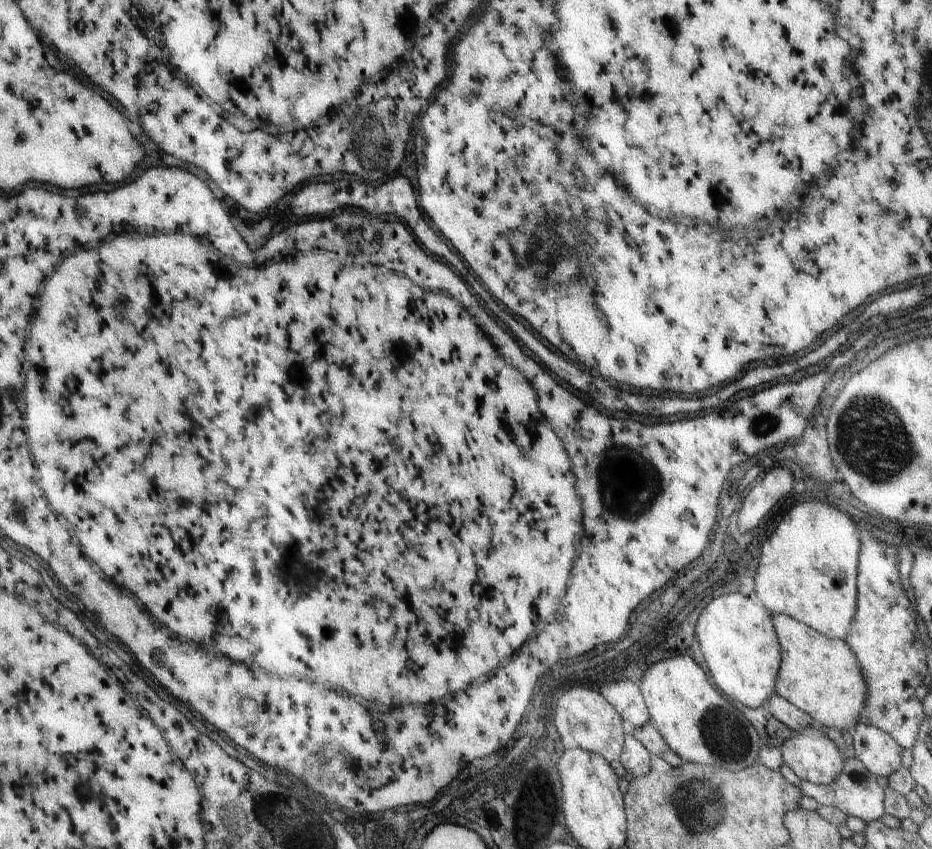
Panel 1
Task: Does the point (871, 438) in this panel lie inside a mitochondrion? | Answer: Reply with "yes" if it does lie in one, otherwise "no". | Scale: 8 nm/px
yes

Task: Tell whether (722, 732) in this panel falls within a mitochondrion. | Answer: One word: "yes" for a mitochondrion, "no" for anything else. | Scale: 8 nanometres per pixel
yes

